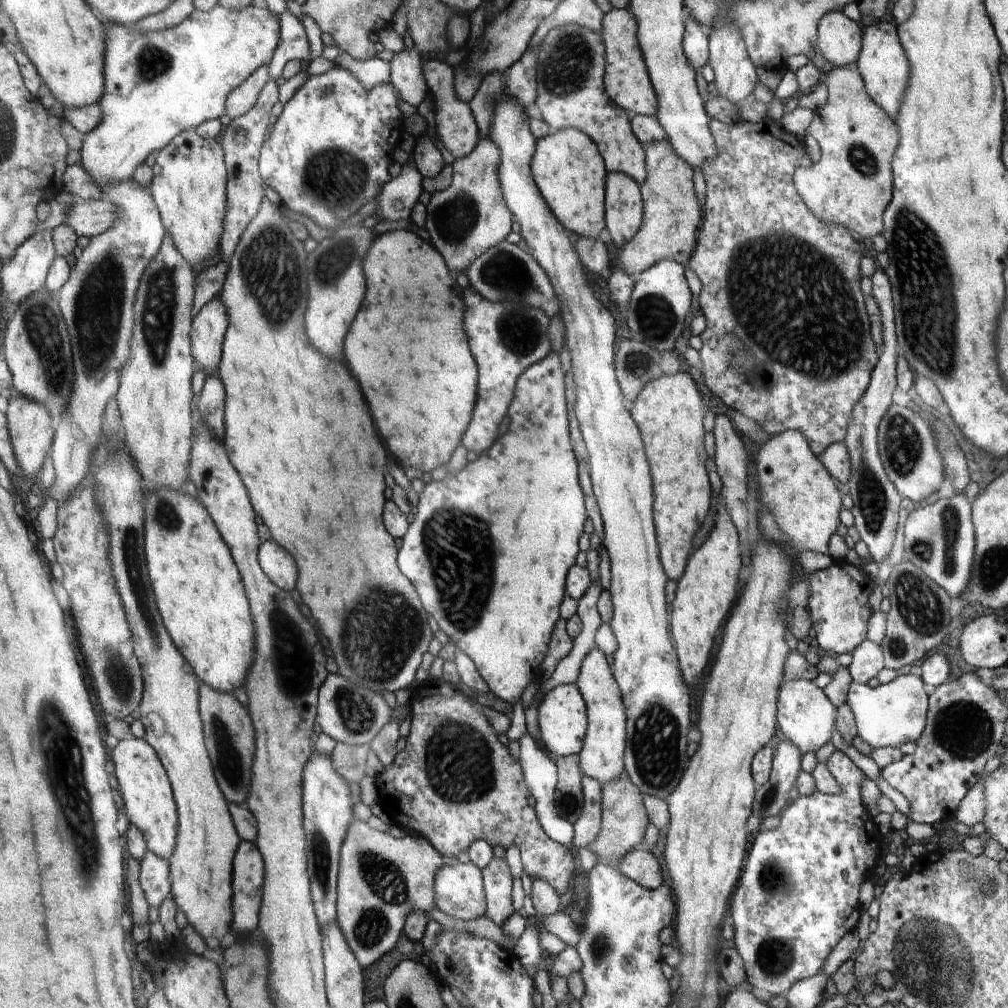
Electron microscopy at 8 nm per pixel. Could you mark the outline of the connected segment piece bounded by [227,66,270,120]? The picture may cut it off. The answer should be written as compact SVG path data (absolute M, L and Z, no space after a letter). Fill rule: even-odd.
M267 66L258 68L256 72L253 72L247 78L244 85L240 86L229 96L227 114L232 120L244 116L256 104L258 95L269 78L270 74Z

